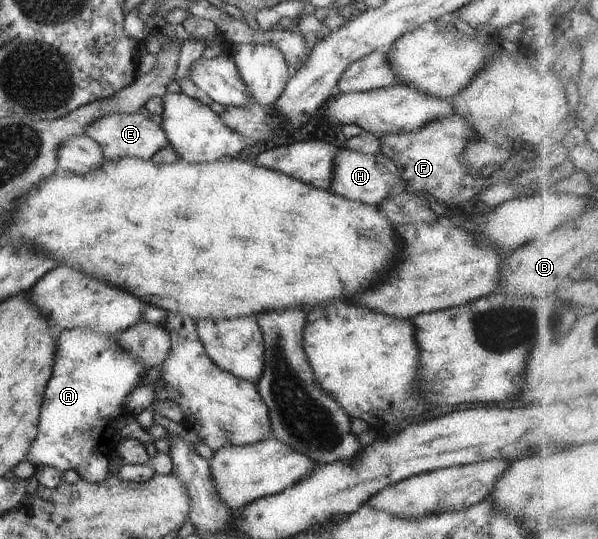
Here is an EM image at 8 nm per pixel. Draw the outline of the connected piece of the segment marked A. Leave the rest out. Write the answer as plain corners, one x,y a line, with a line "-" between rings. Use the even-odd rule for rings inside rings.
88,328
62,330
56,335
52,375
43,393
37,436
33,439
26,460
33,463
36,468
49,465
63,473
71,469
76,477
92,483
104,481
104,478
112,475
108,465
115,452
115,443
106,439
105,429
109,420
124,413
126,396
136,386
140,386
140,377
147,369
141,360
132,359
131,355
118,345
114,337
93,332

